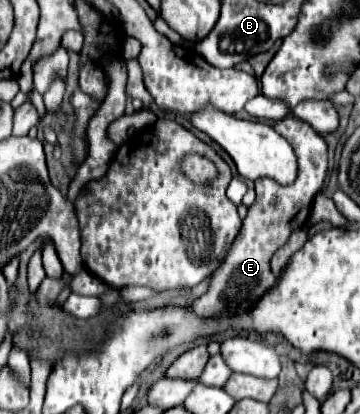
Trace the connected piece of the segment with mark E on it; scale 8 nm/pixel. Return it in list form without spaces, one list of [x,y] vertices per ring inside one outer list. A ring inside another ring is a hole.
[[[287,116],[275,122],[273,130],[277,130],[277,134],[281,134],[295,150],[297,164],[299,164],[297,180],[289,186],[281,186],[279,182],[271,178],[255,180],[257,198],[253,206],[249,208],[243,220],[243,226],[229,254],[225,256],[225,262],[213,272],[209,290],[203,296],[195,298],[193,304],[189,306],[189,310],[193,310],[193,314],[197,314],[203,320],[209,320],[209,318],[229,320],[235,316],[249,314],[253,306],[261,300],[261,296],[265,296],[265,292],[277,286],[277,278],[271,272],[271,258],[281,246],[285,246],[293,230],[299,230],[301,226],[307,224],[313,198],[323,188],[327,168],[329,168],[327,142],[321,136],[317,136],[309,124],[305,124],[303,120],[295,116]]]

